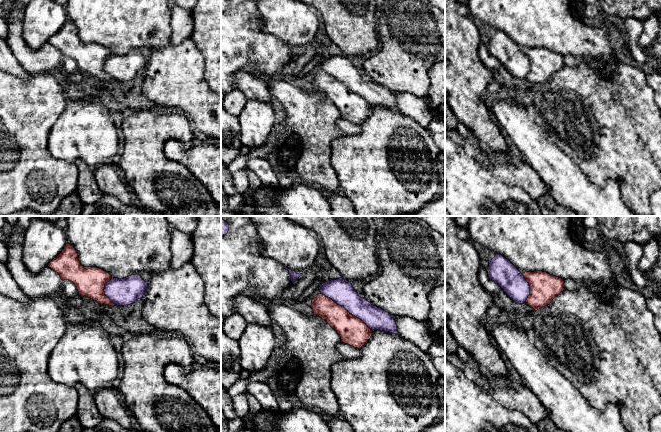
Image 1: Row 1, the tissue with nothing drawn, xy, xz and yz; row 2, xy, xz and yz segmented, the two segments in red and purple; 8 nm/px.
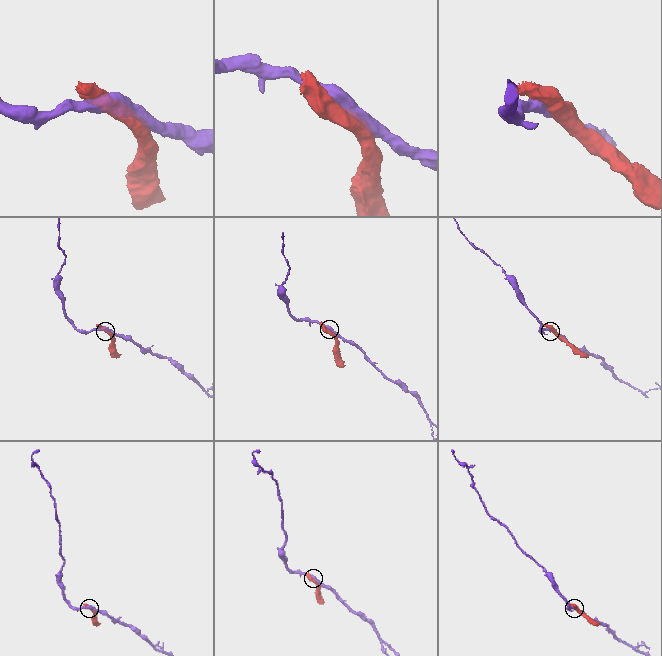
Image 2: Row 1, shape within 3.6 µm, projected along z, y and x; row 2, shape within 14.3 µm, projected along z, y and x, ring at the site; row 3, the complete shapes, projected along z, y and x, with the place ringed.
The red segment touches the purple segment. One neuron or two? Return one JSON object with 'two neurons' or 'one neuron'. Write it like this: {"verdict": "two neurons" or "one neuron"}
{"verdict": "two neurons"}

